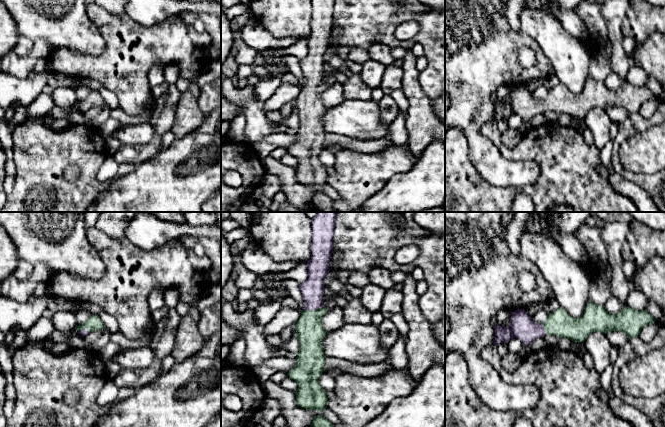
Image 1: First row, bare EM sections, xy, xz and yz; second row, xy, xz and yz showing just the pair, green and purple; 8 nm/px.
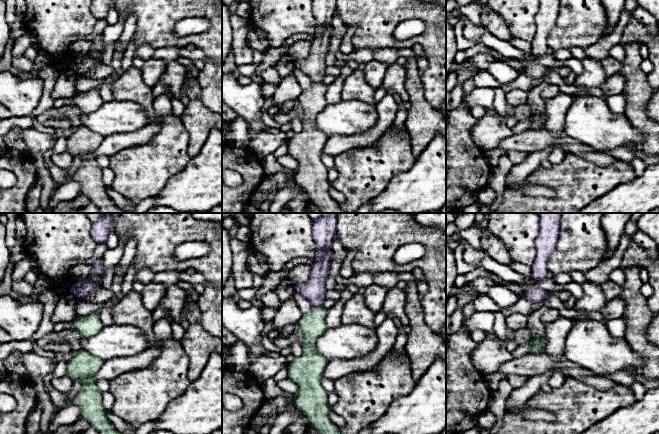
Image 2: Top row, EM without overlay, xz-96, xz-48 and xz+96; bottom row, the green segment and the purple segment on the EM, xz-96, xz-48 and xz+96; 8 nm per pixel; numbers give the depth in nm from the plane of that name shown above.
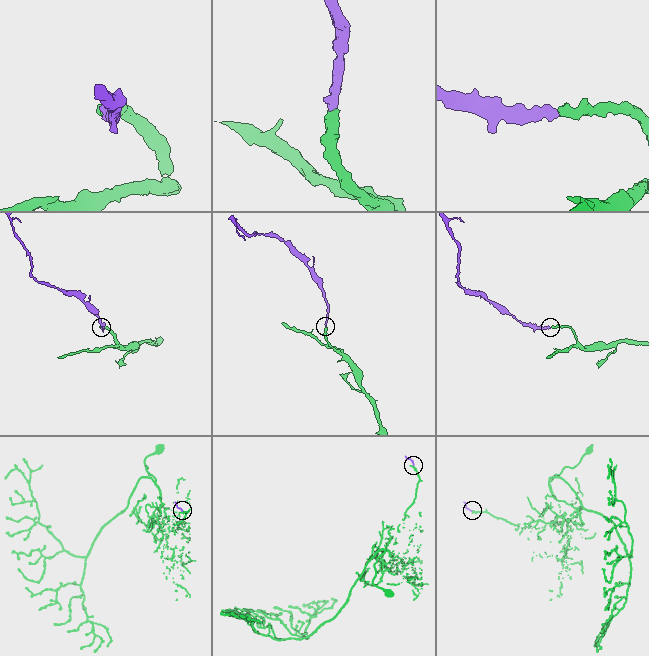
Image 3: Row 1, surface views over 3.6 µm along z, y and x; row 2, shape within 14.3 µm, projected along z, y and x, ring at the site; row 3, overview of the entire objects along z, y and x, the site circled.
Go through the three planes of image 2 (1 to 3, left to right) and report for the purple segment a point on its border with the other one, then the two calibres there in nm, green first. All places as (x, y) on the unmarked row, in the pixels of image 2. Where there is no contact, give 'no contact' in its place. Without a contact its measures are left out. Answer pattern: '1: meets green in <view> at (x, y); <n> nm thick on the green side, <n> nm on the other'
1: no contact
2: meets green in xz-48 at (317, 83); 200 nm thick on the green side, 180 nm on the other
3: no contact

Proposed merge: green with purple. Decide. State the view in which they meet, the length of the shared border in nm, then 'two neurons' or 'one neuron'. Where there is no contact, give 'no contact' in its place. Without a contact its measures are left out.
xz | 150 nm | one neuron

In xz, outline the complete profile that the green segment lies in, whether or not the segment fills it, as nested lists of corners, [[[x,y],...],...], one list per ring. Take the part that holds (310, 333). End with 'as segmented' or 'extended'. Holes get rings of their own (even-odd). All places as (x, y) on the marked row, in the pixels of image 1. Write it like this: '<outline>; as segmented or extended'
[[[317,212],[312,218],[312,257],[307,262],[308,279],[299,285],[305,303],[295,325],[300,349],[297,364],[287,375],[298,385],[295,392],[297,405],[307,410],[323,411],[327,408],[328,397],[319,383],[326,358],[322,349],[326,335],[322,318],[328,311],[322,306],[323,281],[330,271],[335,225],[336,212]]]; extended

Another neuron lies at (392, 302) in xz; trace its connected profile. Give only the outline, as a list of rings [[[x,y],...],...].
[[[388,289],[384,295],[380,312],[384,318],[390,318],[392,315],[402,313],[403,294],[395,289]]]

